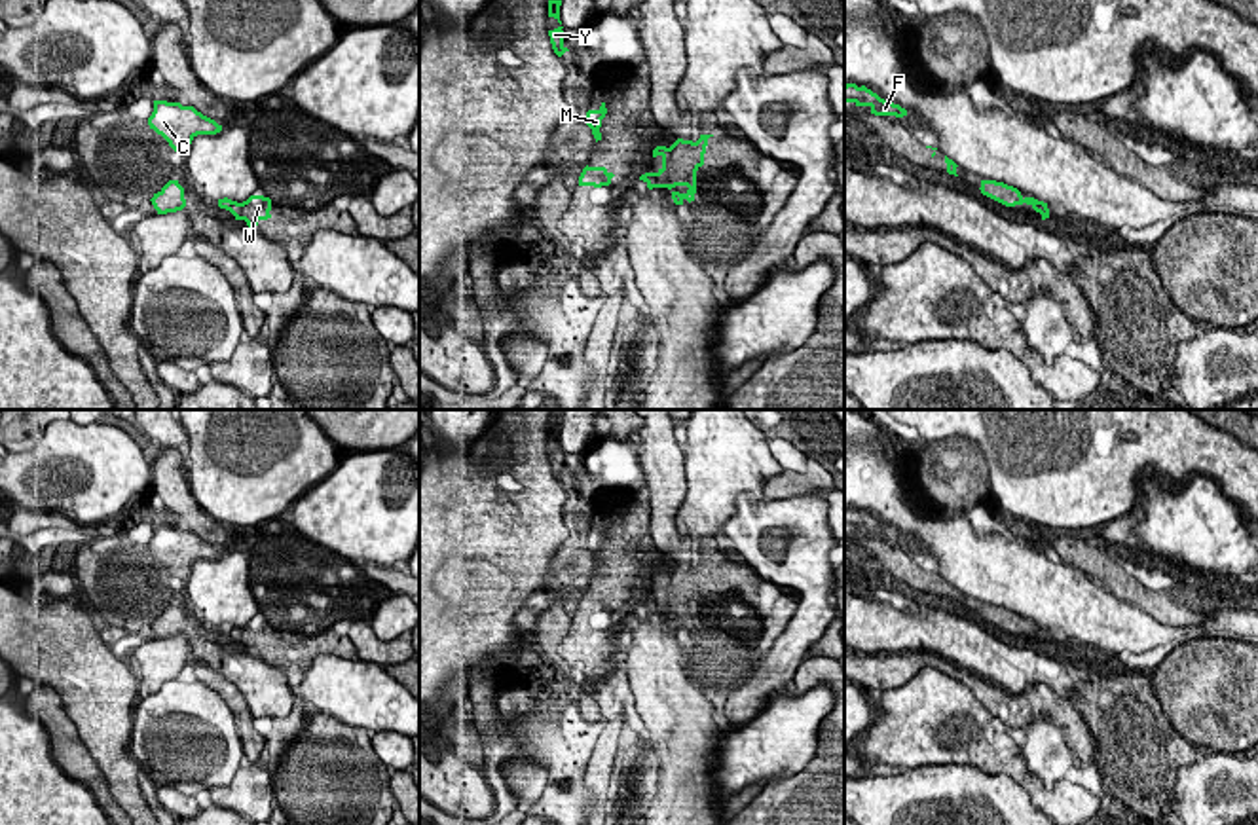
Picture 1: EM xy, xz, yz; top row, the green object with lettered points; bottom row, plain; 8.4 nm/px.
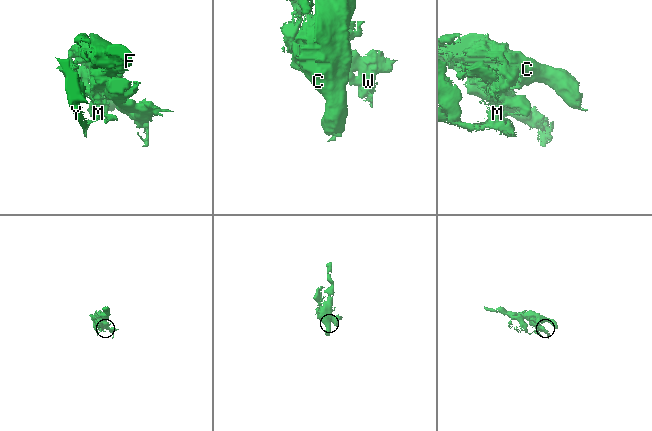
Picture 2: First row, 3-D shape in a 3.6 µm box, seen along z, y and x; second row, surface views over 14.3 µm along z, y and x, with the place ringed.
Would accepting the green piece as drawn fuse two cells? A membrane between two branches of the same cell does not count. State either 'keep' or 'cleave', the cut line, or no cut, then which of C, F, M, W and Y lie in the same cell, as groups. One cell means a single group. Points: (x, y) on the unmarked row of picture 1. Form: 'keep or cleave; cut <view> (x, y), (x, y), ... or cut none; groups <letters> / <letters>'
cleave; cut xz (655, 598), (659, 611); groups C F M Y / W

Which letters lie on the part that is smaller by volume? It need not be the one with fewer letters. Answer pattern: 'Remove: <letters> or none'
Remove: W

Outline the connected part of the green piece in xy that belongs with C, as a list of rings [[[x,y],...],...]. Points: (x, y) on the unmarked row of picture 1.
[[[154,525],[154,537],[148,542],[148,550],[161,559],[175,577],[186,580],[197,559],[216,559],[222,556],[222,550],[197,537],[194,531],[167,525]]]

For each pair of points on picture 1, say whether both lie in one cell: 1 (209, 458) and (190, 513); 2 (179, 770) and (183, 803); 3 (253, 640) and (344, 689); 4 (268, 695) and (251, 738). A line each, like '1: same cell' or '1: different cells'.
1: different cells
2: different cells
3: different cells
4: different cells

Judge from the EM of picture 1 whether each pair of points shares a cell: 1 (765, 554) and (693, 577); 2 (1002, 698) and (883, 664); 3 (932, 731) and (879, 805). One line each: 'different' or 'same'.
1: different
2: same
3: different

